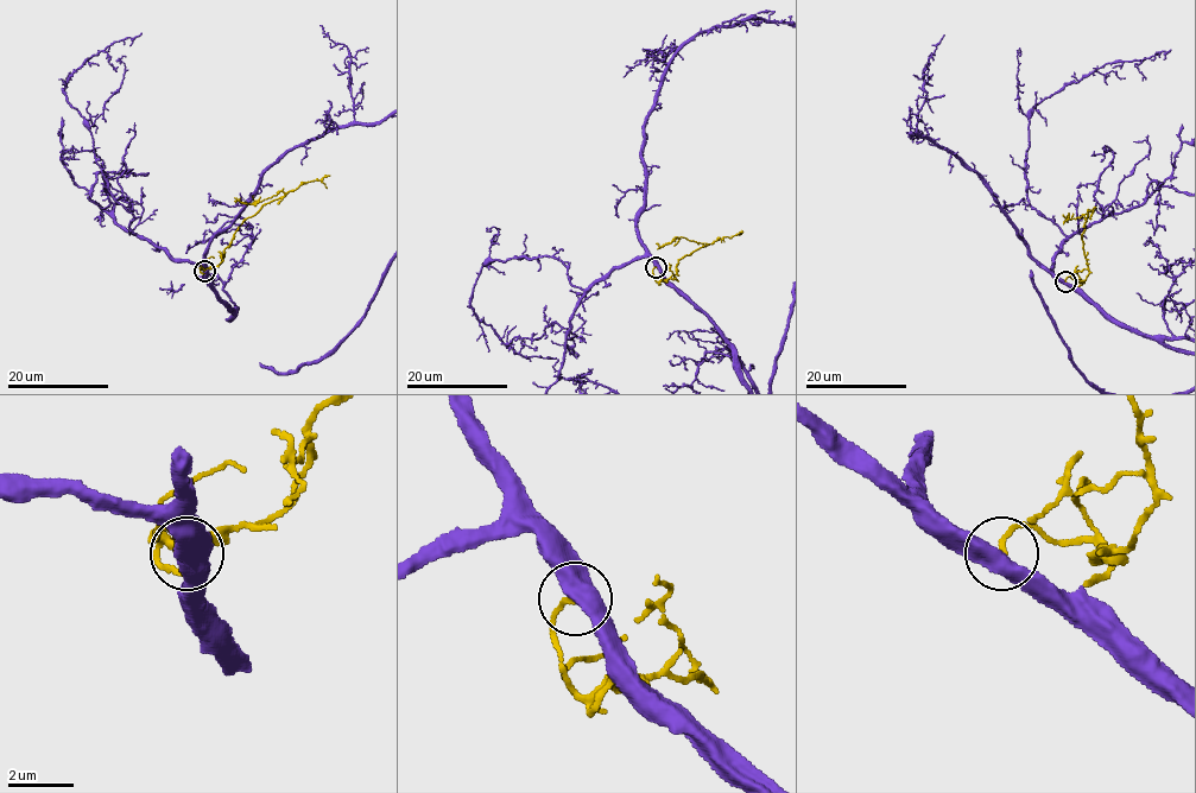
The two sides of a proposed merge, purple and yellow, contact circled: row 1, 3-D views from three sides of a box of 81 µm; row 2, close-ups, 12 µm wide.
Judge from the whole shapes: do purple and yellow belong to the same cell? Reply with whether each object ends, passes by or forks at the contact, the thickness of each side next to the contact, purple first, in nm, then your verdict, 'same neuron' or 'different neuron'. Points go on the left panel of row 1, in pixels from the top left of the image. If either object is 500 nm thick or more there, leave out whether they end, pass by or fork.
550/120 nm | same neuron

